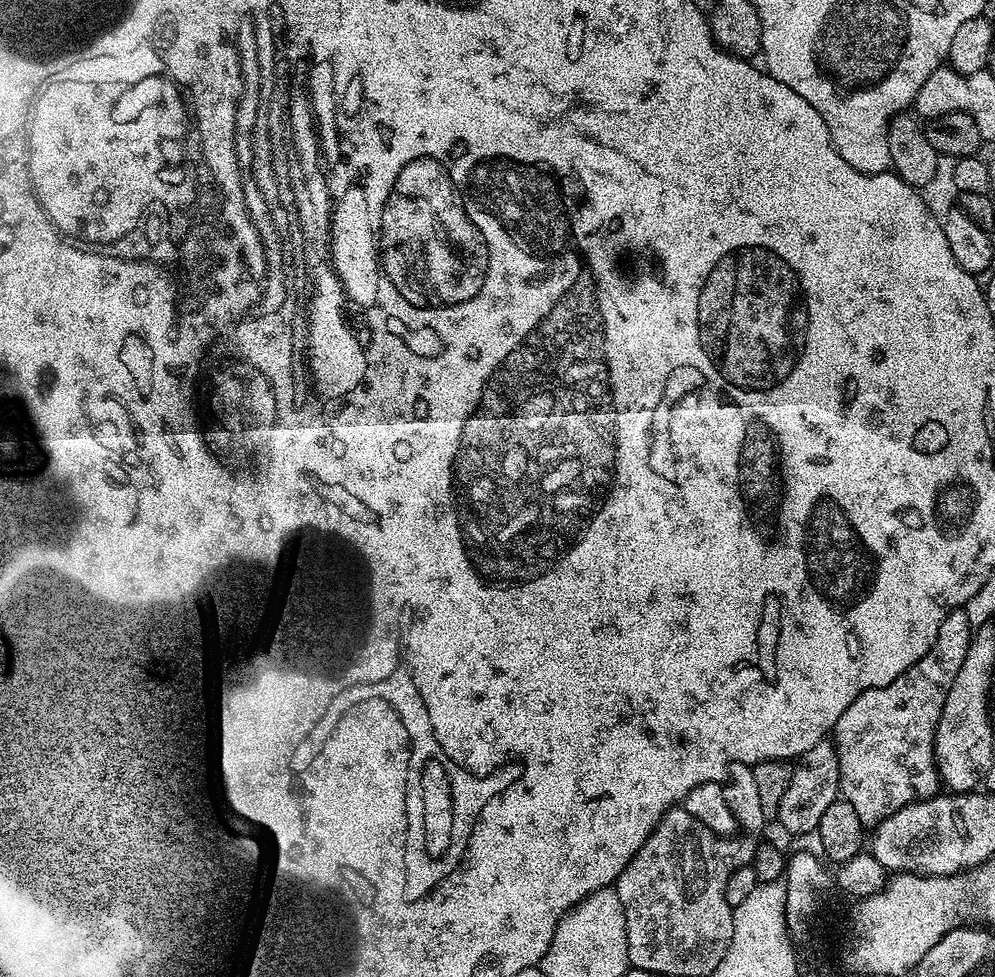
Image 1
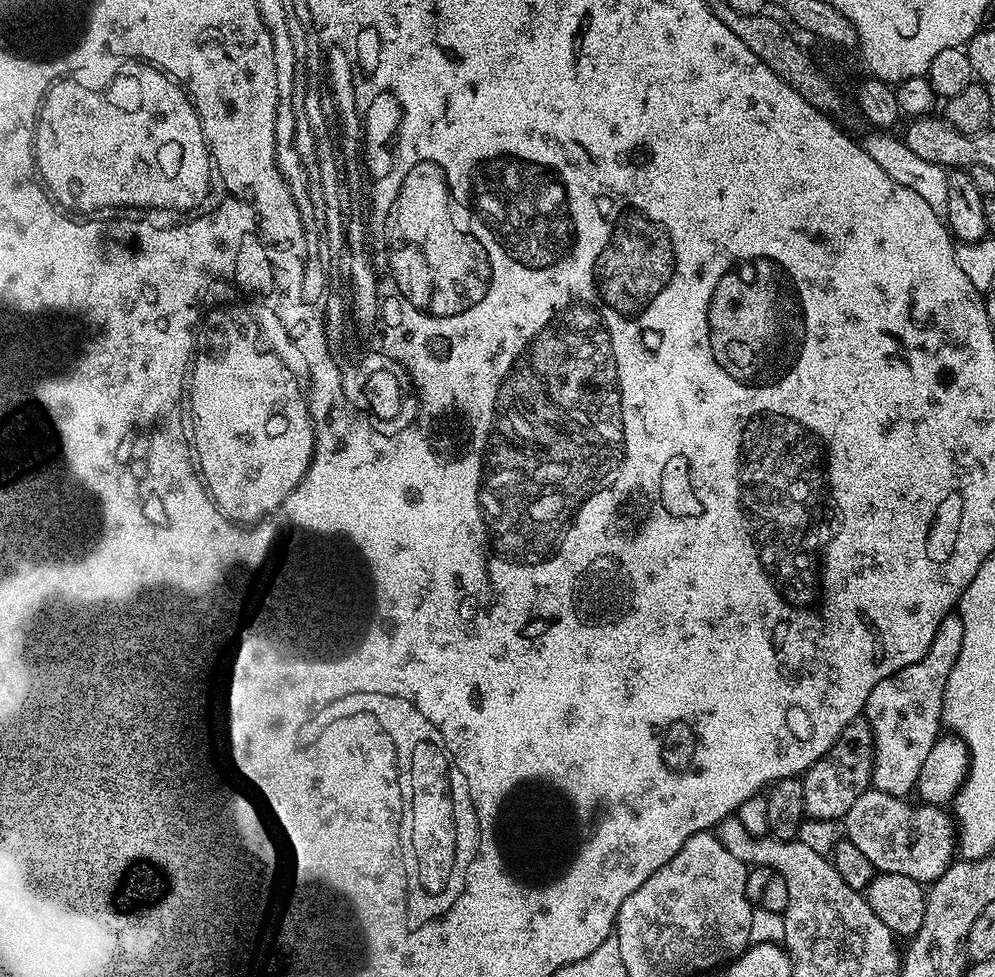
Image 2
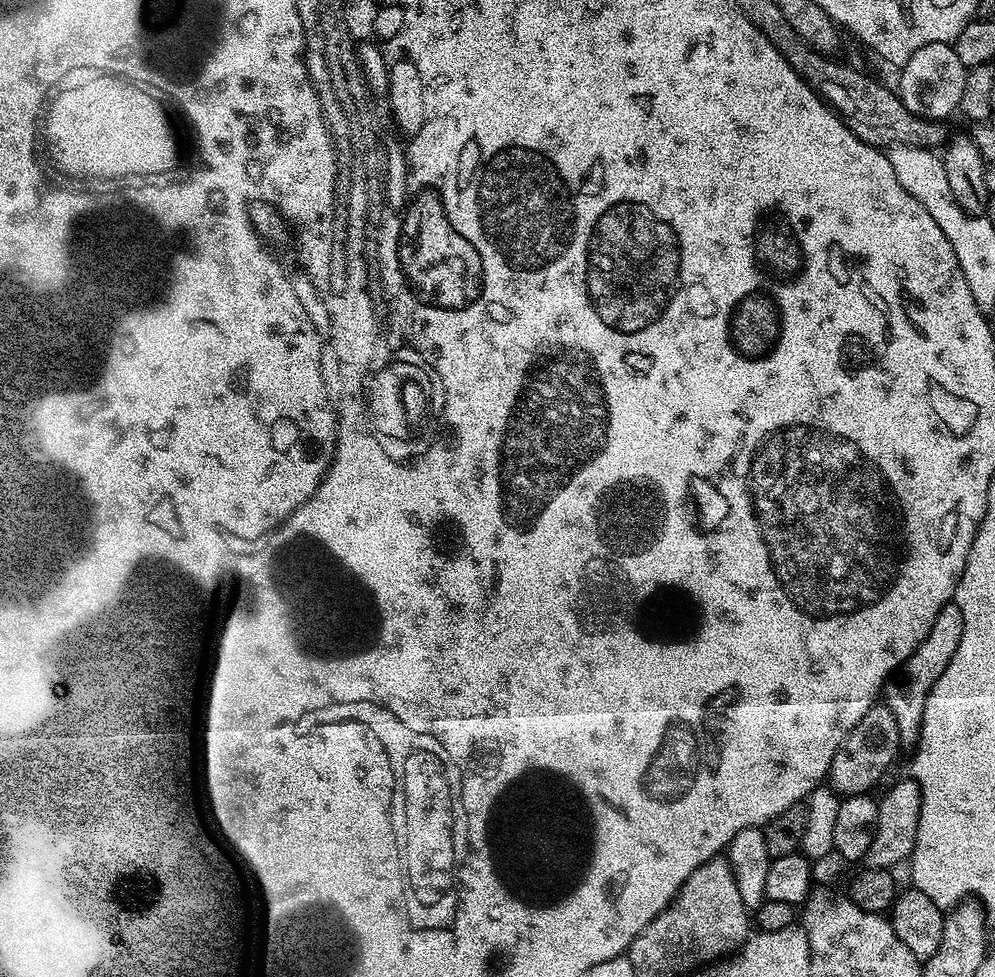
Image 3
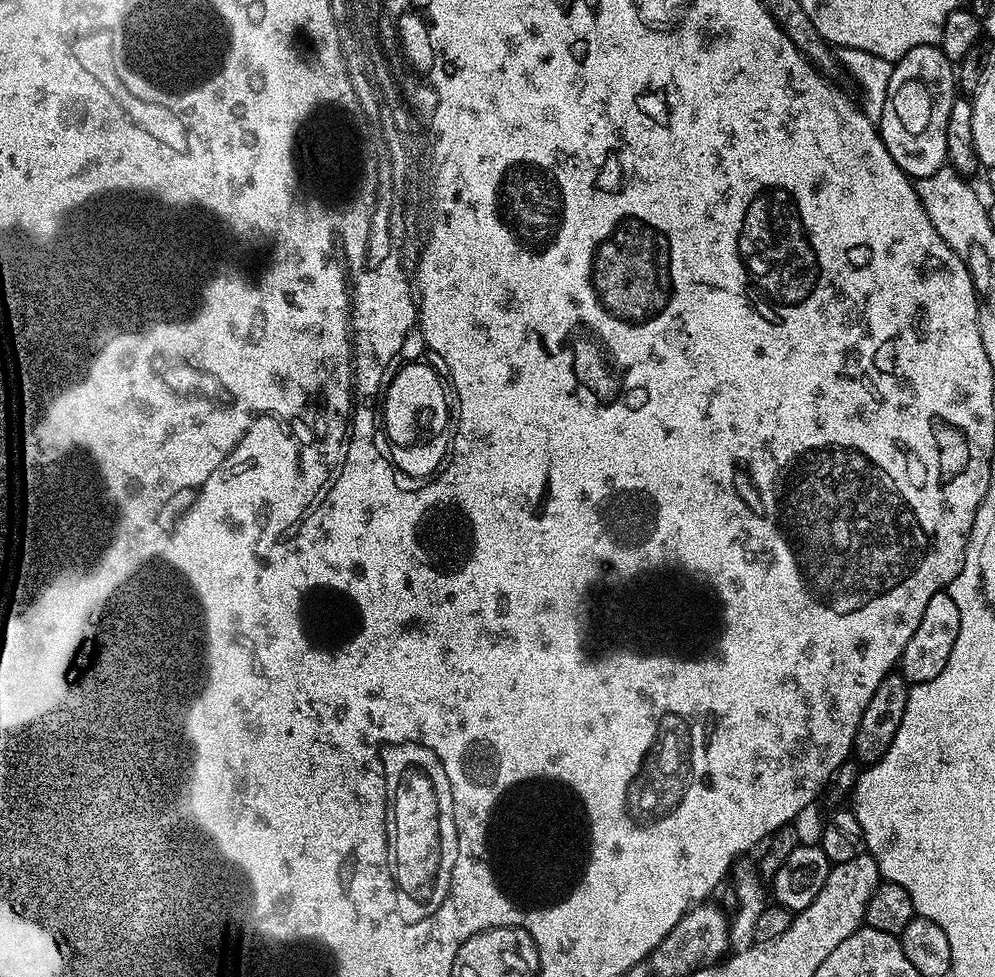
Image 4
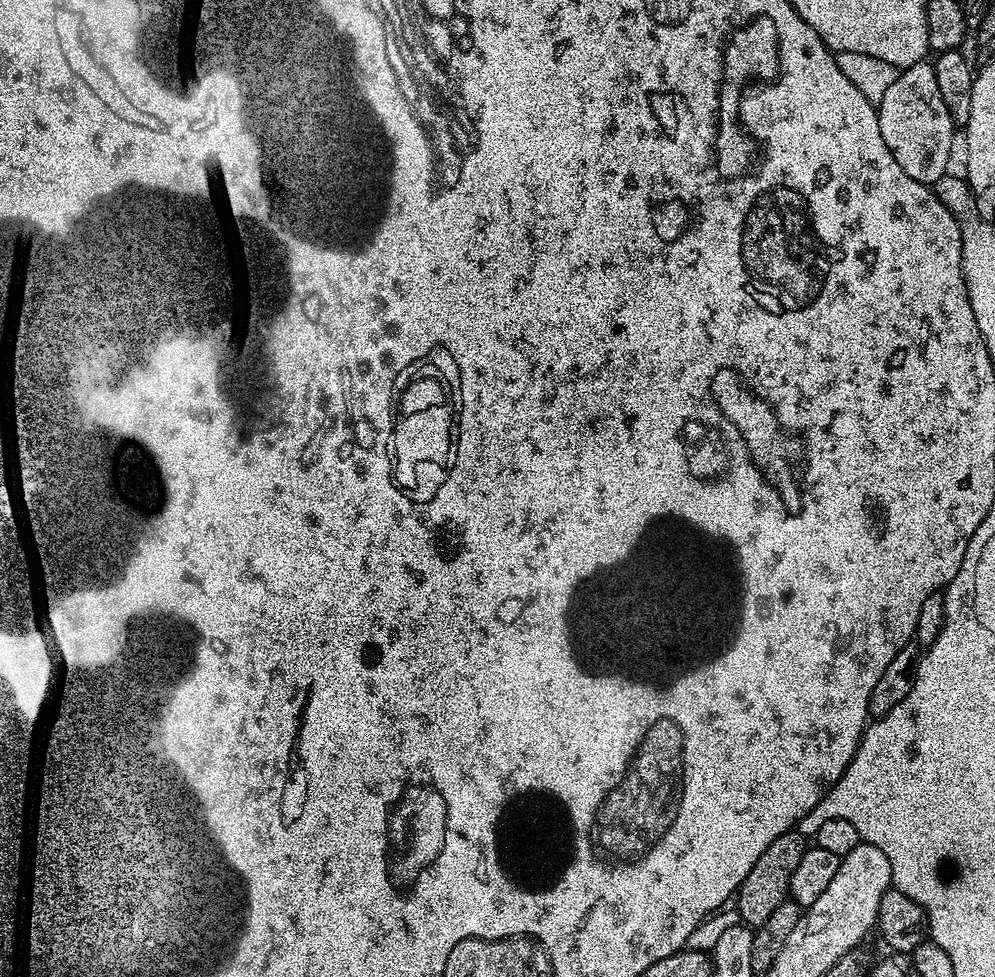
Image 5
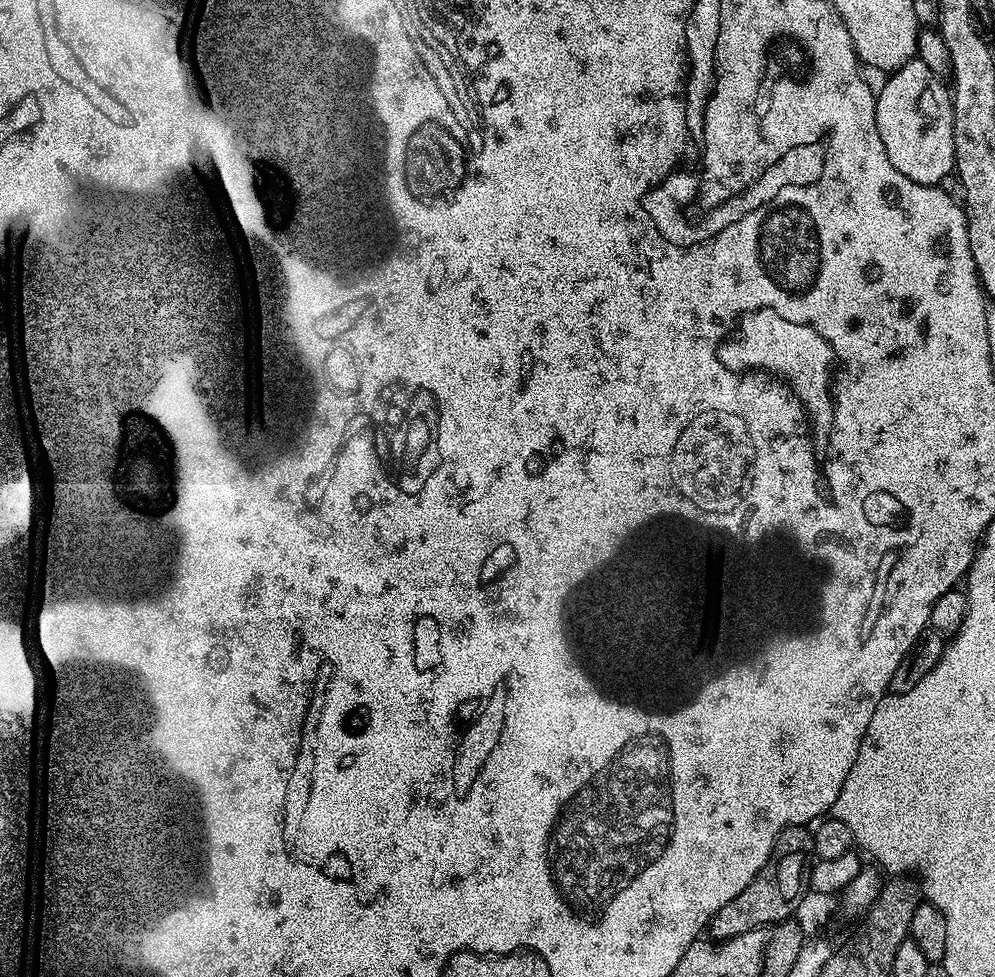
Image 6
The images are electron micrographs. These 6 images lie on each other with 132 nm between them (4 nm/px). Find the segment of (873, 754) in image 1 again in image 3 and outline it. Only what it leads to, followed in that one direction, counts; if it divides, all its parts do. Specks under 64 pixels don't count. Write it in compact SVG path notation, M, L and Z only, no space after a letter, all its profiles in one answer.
M956 603L942 606L938 610L938 618L934 618L934 626L930 626L930 634L914 650L907 662L900 665L898 671L891 677L890 683L882 693L883 703L894 710L894 719L898 721L898 734L901 745L915 745L920 737L922 714L926 710L926 698L938 678L942 678L942 670L950 666L950 658L954 658L954 650L958 650L958 642L962 642L962 610Z

